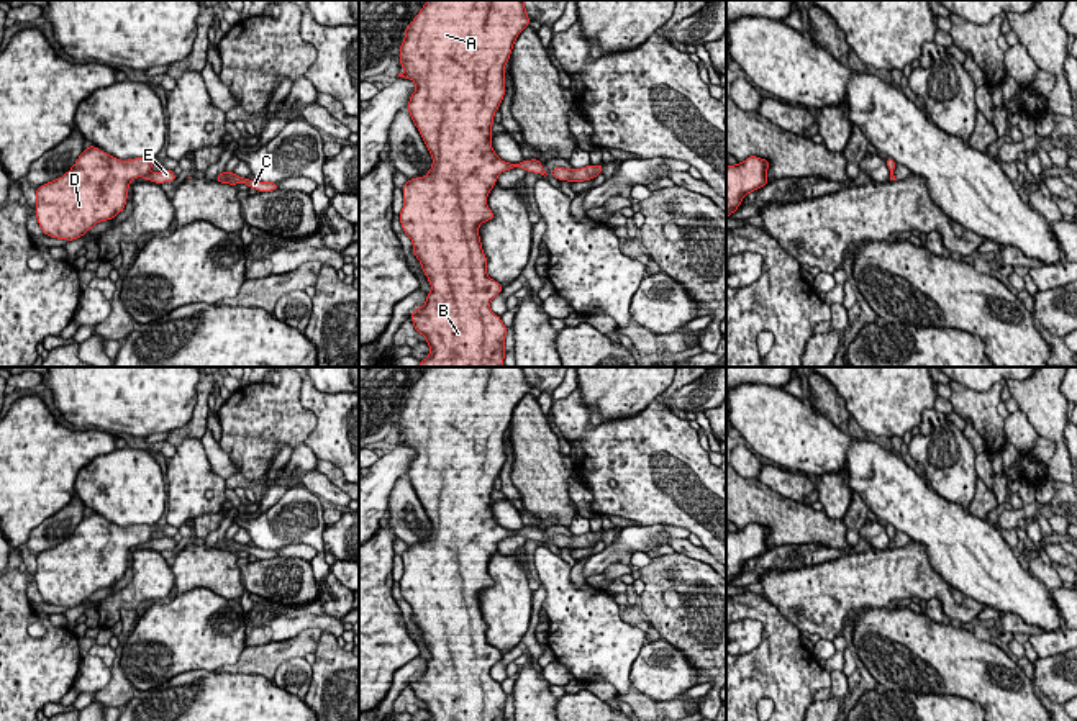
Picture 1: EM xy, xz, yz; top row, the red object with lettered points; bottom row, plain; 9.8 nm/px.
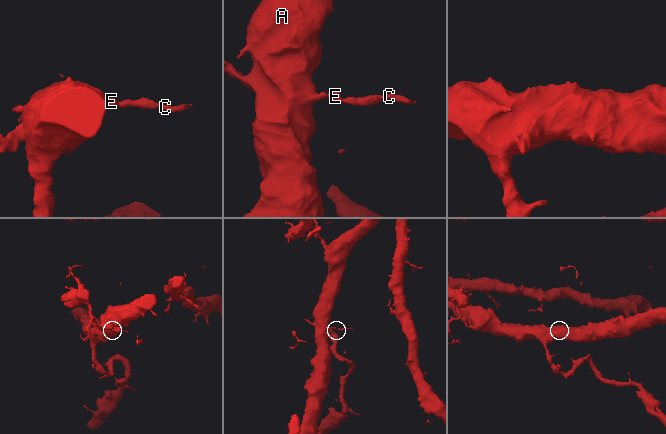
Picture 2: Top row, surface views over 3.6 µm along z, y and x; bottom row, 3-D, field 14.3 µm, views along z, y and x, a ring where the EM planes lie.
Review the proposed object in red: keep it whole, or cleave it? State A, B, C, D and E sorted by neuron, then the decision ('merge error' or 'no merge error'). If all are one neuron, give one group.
groups A B D / C E; merge error

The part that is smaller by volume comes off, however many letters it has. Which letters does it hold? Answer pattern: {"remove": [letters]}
{"remove": ["C", "E"]}

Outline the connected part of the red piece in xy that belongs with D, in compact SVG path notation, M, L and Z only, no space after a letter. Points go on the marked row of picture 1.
M95 146L77 157L62 177L36 188L36 220L56 239L82 238L97 223L125 210L130 182L149 174L154 159L116 159Z

